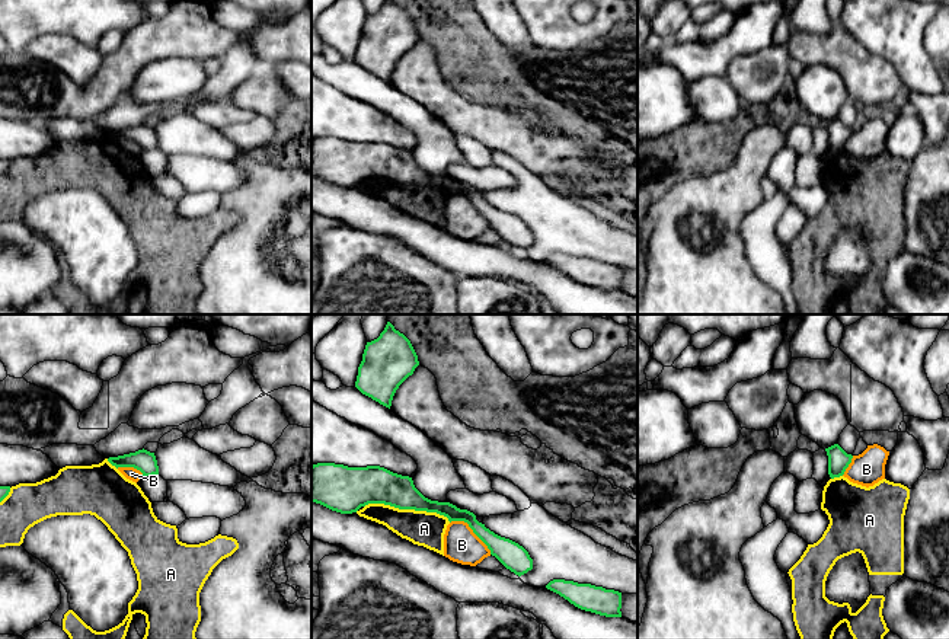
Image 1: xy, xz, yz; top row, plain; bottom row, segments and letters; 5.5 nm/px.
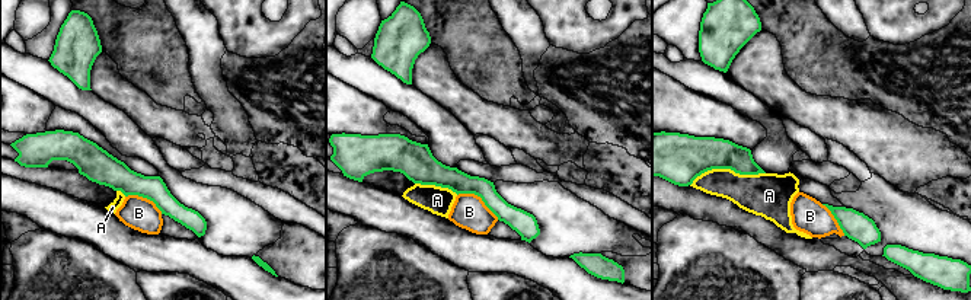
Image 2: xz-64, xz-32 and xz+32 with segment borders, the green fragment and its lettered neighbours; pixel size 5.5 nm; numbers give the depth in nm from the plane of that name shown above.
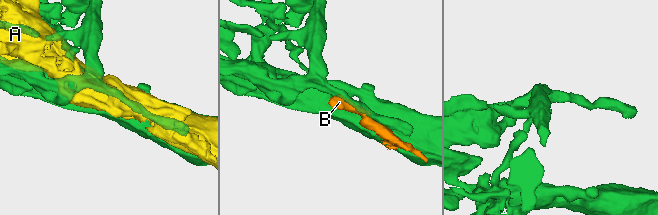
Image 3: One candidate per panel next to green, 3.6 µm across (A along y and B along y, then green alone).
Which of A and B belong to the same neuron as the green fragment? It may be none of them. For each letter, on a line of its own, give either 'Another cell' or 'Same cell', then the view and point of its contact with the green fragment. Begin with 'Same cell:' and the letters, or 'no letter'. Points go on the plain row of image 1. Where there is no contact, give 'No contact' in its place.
Same cell: B
A: Another cell. Touches green at xz (408, 182)
B: Same cell. Touches green at xz (472, 203)

